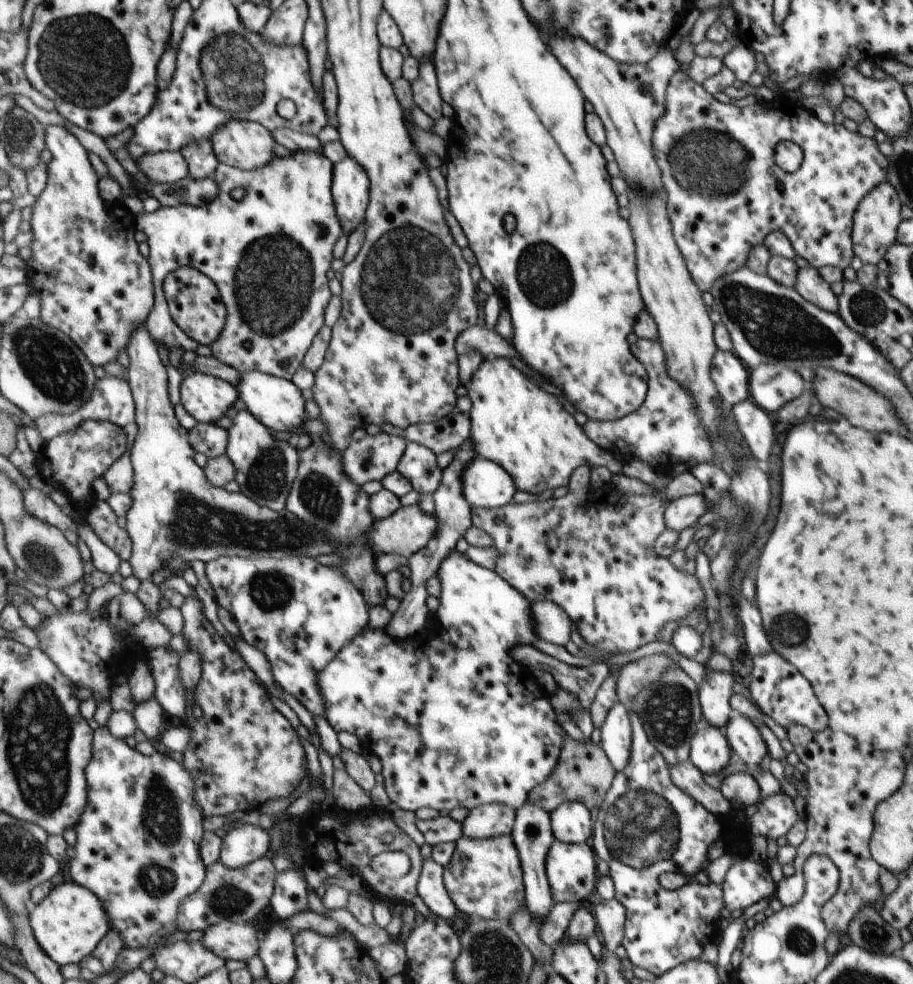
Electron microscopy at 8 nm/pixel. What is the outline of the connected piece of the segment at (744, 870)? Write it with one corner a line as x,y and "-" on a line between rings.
740,857
733,868
726,872
721,884
724,904
730,911
742,910
754,902
771,898
776,890
776,884
764,864

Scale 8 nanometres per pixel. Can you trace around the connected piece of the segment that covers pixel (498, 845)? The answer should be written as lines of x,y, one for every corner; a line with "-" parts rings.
511,835
497,836
496,838
471,839
461,836
456,842
452,860
443,866
444,886
456,905
456,908
471,918
482,918
510,922
512,916
527,908
525,904
524,870
522,869
520,853
516,842

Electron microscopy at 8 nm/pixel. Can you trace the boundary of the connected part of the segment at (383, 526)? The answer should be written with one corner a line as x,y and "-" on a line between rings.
402,505
392,516
372,524
368,546
376,557
386,553
409,557
423,549
436,530
436,516
426,514
418,505

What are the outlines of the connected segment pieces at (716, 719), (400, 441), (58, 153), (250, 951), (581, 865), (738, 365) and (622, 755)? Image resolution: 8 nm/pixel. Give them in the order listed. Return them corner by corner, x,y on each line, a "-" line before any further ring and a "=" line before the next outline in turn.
706,671
704,682
700,684
698,696
705,722
725,730
734,713
730,700
733,696
734,677
732,672
=
383,432
367,435
346,450
346,474
354,484
383,481
400,466
407,446
408,442
400,436
=
50,125
46,138
53,160
50,163
48,188
37,198
30,221
34,242
28,271
30,283
35,286
31,294
42,298
42,320
77,341
94,366
103,368
109,362
119,362
122,350
130,348
134,332
149,322
157,303
153,265
140,252
140,243
134,238
136,231
114,225
114,221
125,214
126,209
119,199
105,200
101,188
102,177
96,172
89,150
78,136
64,126
=
226,920
212,925
204,932
203,941
212,952
225,957
229,962
237,959
249,961
260,955
262,935
252,923
237,923
=
554,839
546,855
546,876
554,902
580,902
586,900
596,884
596,862
590,846
582,848
582,843
566,844
=
718,349
713,367
710,368
710,378
717,386
724,404
731,408
750,398
749,373
750,370
746,370
745,364
734,352
=
622,703
610,708
600,730
600,746
615,770
620,772
630,762
632,728
629,711

